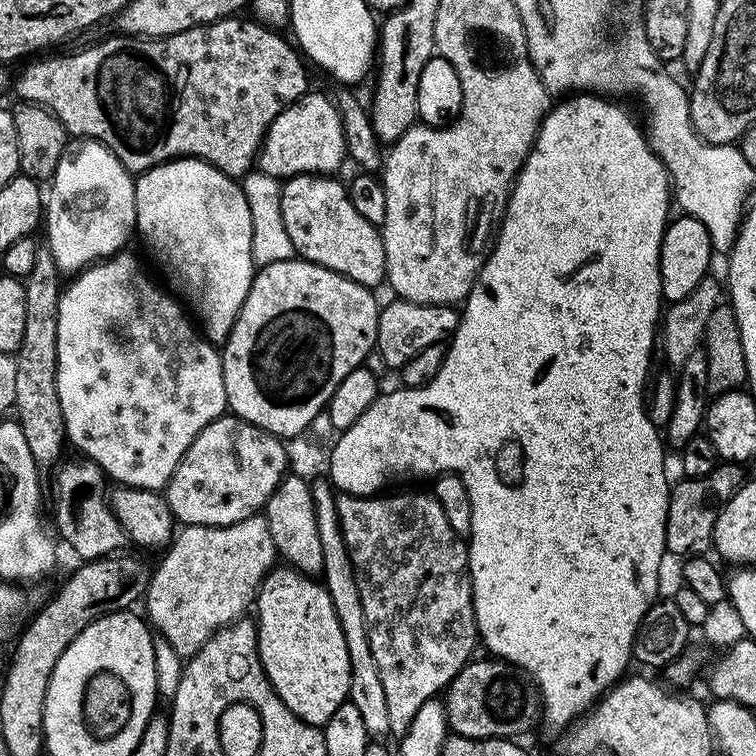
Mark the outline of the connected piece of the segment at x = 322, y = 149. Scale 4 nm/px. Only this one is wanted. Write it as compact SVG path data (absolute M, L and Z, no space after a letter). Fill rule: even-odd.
M309 90L301 100L295 100L274 122L270 122L268 132L260 147L259 171L270 174L283 182L294 176L305 174L336 174L346 164L346 134L342 128L342 118L331 95Z

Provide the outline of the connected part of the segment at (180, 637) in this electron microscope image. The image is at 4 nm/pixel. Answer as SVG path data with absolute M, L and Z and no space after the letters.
M260 514L230 526L189 524L181 527L160 557L160 565L151 573L146 589L147 619L181 658L193 656L215 632L241 619L247 613L244 611L253 607L260 583L268 577L278 560L274 538L270 536L270 526Z

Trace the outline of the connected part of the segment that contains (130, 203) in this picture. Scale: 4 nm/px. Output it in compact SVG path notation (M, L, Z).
M83 138L69 143L58 162L58 170L52 176L50 187L52 189L46 192L46 246L52 251L54 262L60 267L61 273L79 273L90 264L117 255L127 245L124 243L128 235L133 235L136 227L136 186L133 173L122 166L122 162L109 148L97 140Z

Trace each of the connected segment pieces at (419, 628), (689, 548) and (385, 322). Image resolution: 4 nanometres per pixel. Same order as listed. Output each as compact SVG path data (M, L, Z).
M400 492L397 496L384 496L388 494L377 494L374 496L350 496L347 494L337 495L336 509L338 510L338 518L340 519L340 525L342 526L342 538L346 542L346 550L350 554L350 562L352 563L352 569L354 570L354 578L358 582L358 595L362 598L362 610L366 614L366 634L370 638L370 654L374 654L374 662L378 666L378 674L382 678L382 691L386 693L386 710L390 717L390 726L388 727L389 733L393 737L399 738L406 734L406 730L410 730L410 722L414 722L414 714L418 714L418 706L422 706L422 702L439 697L441 693L448 687L448 683L467 666L469 660L473 659L474 653L472 652L478 648L478 633L476 630L476 611L474 610L474 598L472 597L472 575L468 569L468 545L465 537L454 534L453 528L450 527L450 522L446 518L445 512L442 510L442 506L438 506L435 495L429 494L428 496L424 492Z
M717 463L714 470L705 476L689 476L671 485L666 510L665 549L679 558L698 556L712 548L714 522L726 506L726 502L740 488L746 479L745 469L738 464Z
M397 298L390 306L380 309L375 350L382 354L388 370L399 370L414 354L426 350L426 346L451 341L460 325L461 313L450 304L419 304Z

